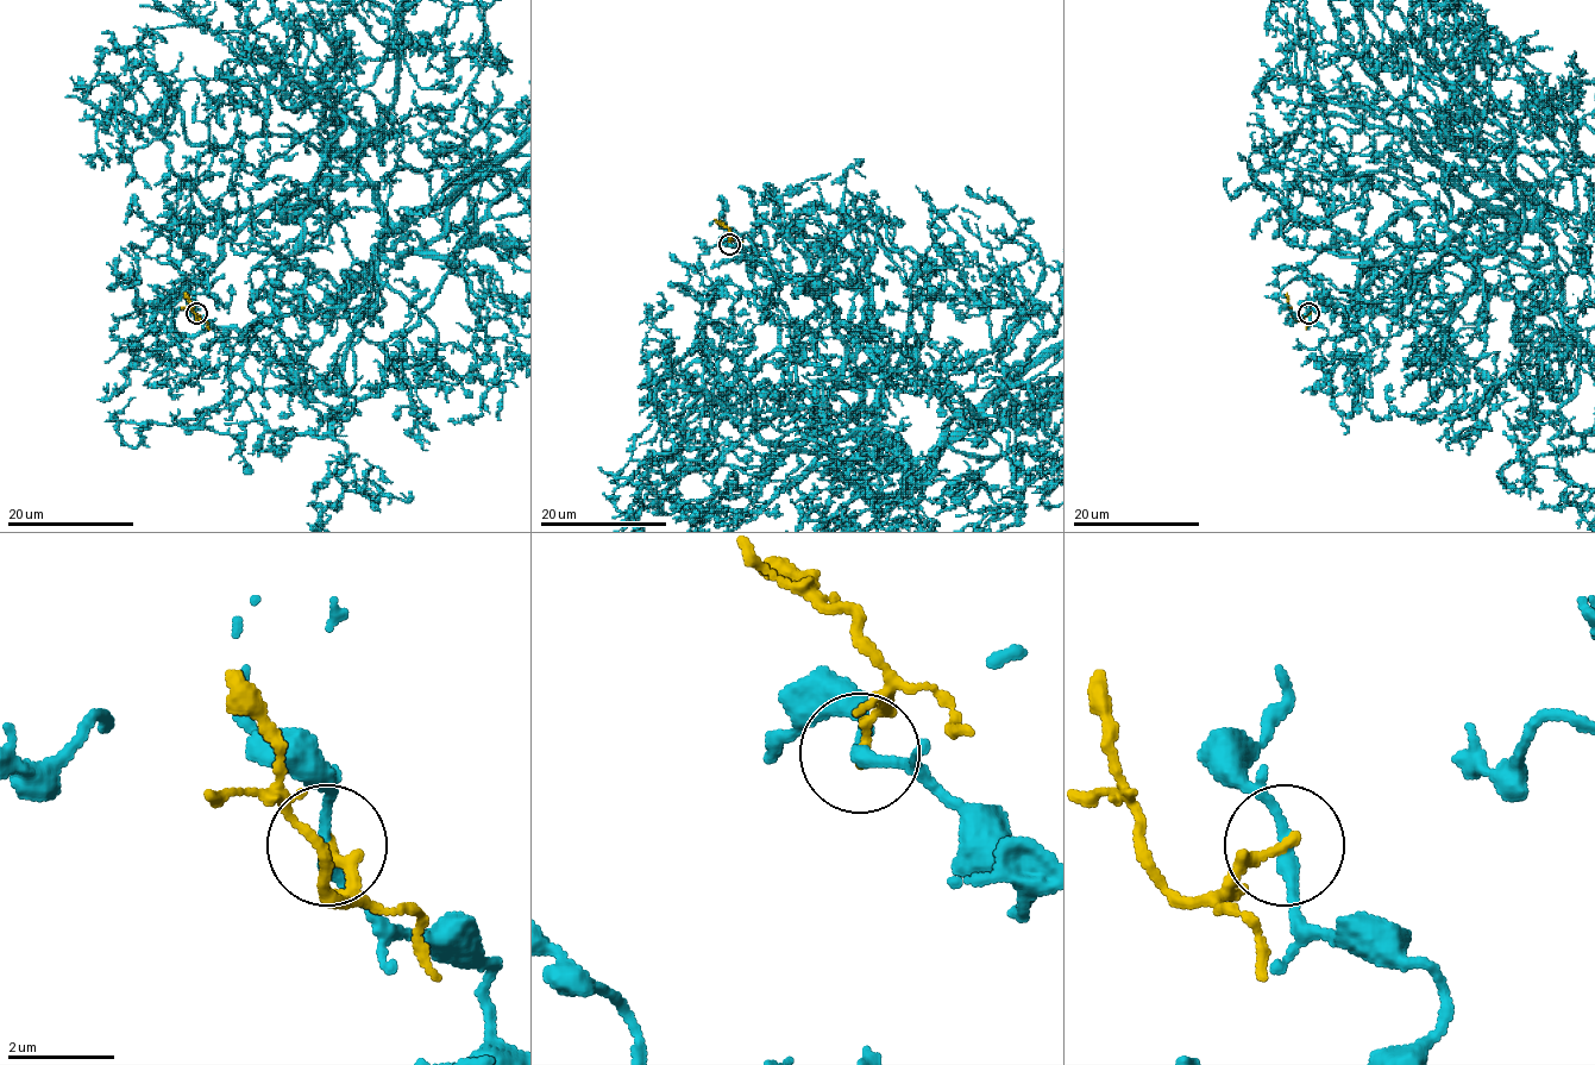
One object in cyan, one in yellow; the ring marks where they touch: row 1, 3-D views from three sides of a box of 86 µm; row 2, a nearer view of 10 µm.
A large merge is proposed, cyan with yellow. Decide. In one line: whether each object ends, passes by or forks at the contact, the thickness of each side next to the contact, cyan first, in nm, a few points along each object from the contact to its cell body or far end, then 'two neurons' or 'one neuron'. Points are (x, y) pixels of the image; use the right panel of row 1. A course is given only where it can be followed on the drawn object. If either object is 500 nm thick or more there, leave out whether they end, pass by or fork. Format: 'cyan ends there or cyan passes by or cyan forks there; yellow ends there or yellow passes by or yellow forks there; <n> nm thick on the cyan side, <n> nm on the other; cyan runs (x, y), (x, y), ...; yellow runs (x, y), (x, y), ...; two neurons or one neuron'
cyan passes by; yellow ends there; 240 nm thick on the cyan side, 190 nm on the other; cyan runs (1308, 313), (1347, 327), (1414, 205), (1463, 221), (1498, 176), (1538, 213), (1376, 133), (1400, 67); yellow runs (1308, 313), (1297, 320), (1287, 293); two neurons

